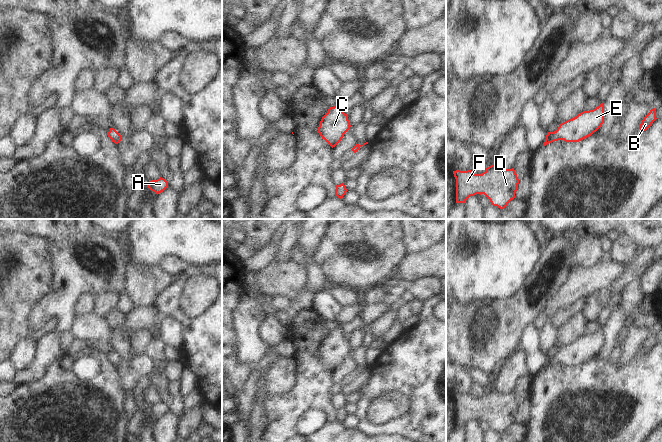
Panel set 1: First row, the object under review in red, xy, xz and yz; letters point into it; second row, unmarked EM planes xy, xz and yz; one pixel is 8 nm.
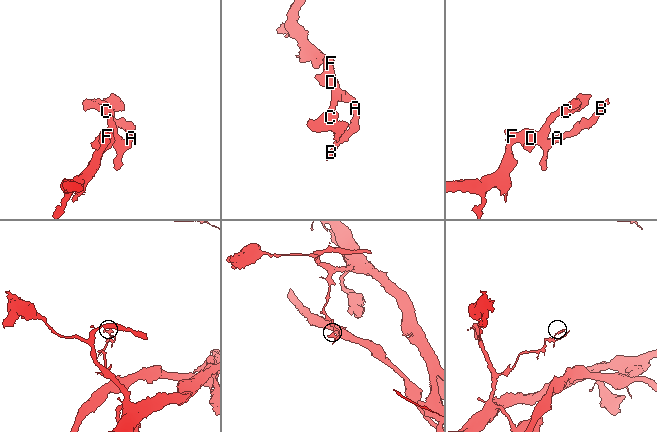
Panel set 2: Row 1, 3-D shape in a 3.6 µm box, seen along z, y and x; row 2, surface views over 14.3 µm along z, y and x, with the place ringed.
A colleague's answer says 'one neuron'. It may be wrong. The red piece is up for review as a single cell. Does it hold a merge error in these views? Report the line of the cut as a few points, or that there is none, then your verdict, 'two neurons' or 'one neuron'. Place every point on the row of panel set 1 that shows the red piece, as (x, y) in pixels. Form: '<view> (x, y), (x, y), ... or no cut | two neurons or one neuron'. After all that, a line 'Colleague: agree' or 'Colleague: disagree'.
no cut | one neuron
Colleague: agree

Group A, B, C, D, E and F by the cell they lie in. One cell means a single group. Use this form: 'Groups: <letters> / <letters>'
Groups: A B C D E F.

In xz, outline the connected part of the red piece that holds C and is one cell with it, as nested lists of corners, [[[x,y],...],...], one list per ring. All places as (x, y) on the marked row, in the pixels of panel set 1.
[[[337,101],[336,105],[330,107],[322,117],[318,133],[333,148],[341,141],[350,127],[348,114],[341,110],[340,102]]]

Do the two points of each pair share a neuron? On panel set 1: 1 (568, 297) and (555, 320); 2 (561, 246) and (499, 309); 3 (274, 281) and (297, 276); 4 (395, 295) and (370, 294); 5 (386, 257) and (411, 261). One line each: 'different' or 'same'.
1: different
2: same
3: same
4: same
5: different

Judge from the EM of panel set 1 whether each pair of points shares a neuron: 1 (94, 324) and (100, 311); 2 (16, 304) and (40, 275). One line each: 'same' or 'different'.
1: different
2: same

